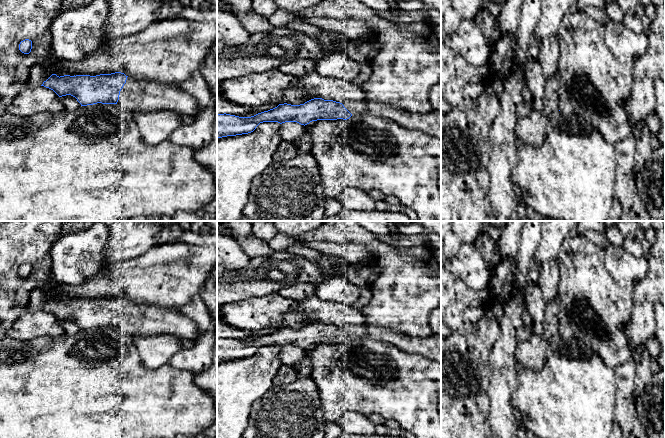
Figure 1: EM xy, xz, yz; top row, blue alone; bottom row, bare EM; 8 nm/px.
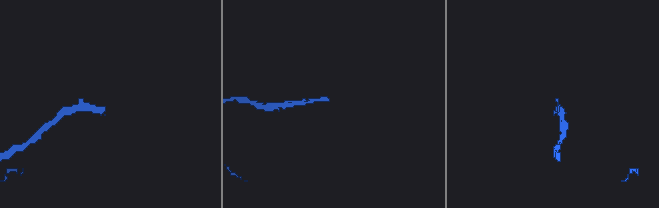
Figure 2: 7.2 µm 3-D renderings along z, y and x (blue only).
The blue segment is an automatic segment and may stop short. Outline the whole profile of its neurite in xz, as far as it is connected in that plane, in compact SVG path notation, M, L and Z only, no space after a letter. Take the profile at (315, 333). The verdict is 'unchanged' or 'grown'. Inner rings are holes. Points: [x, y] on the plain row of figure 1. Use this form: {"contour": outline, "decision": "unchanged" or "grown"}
{"contour": "M314 322L300 329L279 328L273 333L251 341L217 338L217 362L251 357L263 346L280 348L297 346L305 350L317 344L347 344L353 338L367 334L372 334L375 340L387 342L408 353L416 353L435 361L441 361L441 336L435 334L427 338L419 338L395 329L368 324L348 324L340 327Z", "decision": "grown"}

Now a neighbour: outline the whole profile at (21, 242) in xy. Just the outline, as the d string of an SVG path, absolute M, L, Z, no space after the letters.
M0 221L0 341L7 336L12 324L28 310L29 297L32 289L39 283L52 279L50 271L50 249L62 237L61 230L65 221ZM21 265L32 265L29 278L19 274Z

